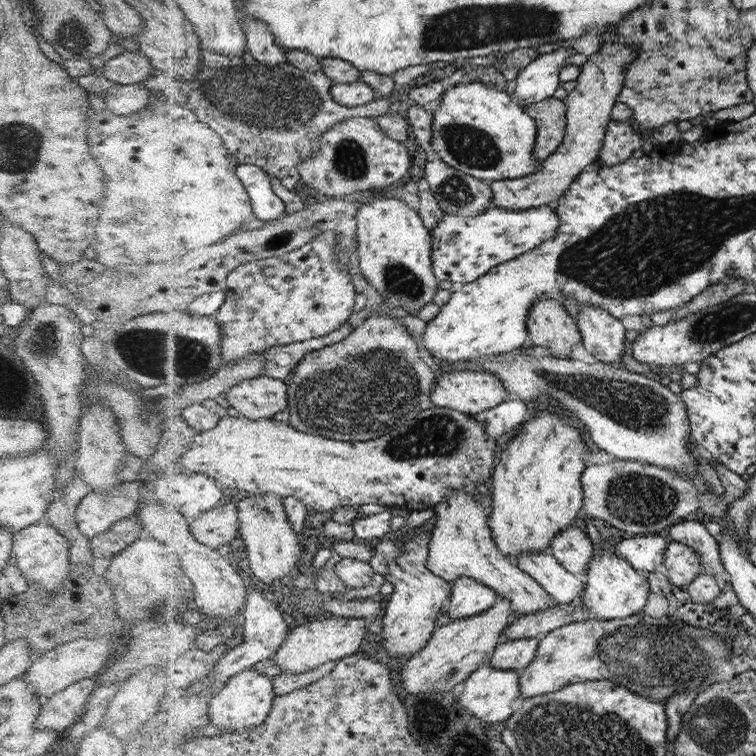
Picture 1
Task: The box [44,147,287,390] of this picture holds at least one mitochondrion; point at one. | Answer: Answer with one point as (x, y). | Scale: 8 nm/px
(154, 352)

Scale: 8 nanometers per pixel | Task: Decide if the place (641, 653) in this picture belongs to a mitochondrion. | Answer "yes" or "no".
yes

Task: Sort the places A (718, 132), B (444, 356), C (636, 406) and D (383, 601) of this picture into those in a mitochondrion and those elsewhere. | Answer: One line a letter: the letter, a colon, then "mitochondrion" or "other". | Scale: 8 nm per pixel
A: other
B: other
C: mitochondrion
D: other

